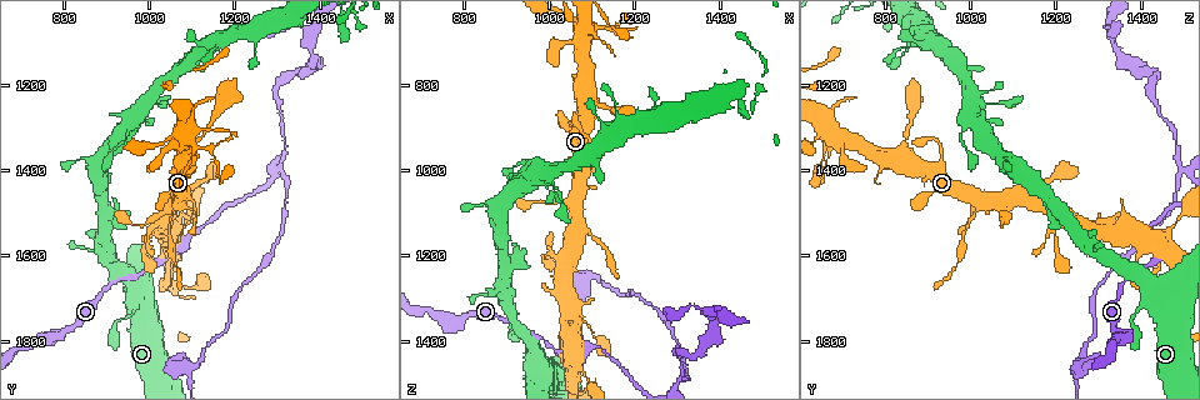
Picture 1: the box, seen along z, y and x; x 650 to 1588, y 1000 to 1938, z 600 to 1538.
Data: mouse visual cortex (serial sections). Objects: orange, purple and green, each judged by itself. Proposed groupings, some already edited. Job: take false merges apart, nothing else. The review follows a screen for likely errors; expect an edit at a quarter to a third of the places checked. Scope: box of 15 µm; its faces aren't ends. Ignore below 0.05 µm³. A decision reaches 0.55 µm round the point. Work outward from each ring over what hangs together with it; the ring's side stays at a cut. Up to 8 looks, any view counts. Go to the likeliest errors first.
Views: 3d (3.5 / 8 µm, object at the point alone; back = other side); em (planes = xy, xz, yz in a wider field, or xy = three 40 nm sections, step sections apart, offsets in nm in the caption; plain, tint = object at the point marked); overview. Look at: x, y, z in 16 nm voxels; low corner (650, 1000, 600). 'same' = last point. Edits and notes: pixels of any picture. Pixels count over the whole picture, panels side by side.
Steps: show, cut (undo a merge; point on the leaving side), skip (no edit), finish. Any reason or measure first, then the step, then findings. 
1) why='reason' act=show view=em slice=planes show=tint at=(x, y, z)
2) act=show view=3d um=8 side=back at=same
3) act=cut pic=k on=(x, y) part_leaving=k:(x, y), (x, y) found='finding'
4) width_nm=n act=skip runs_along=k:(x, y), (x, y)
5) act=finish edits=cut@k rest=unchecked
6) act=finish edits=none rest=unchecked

why='a narrow waist' act=show view=3d um=8 at=(1045, 1520, 995)

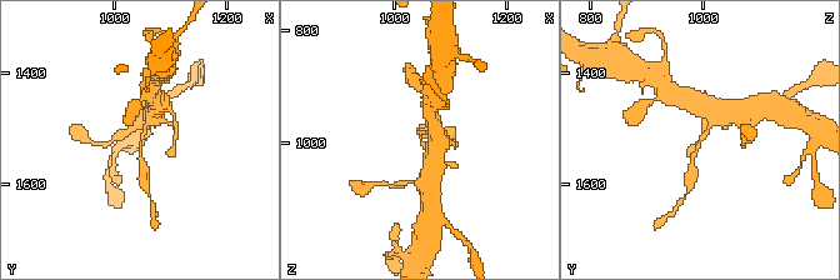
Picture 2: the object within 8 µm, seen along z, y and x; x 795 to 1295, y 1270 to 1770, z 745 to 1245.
arm_widths_nm=200,250 act=show view=em slice=xy step=3 show=tint at=(1045, 1525, 995)

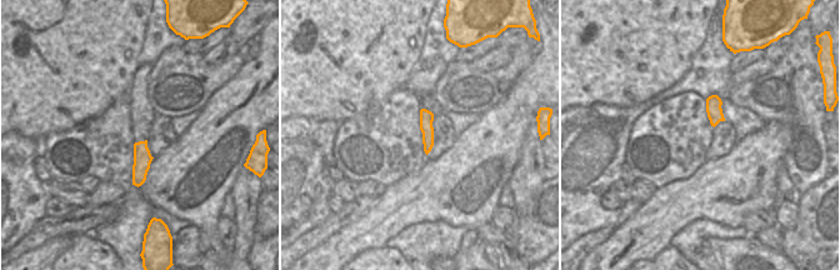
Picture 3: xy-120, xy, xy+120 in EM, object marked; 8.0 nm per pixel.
act=cut pic=2 on=(420, 130) part_leaving=2:(143, 135), (139, 156), (144, 185) found='two cells meet here'

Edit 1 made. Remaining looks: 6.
why='four-way junction' act=show view=3d um=3.5 at=(1305, 1395, 1500)

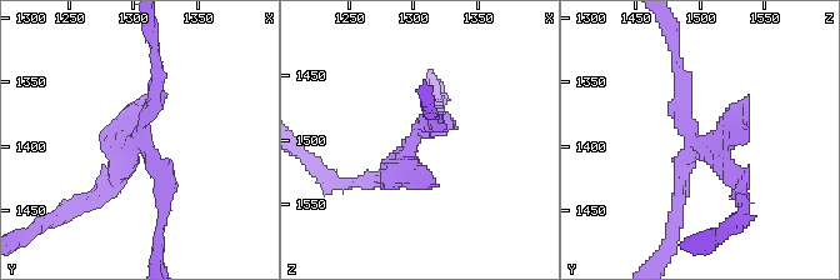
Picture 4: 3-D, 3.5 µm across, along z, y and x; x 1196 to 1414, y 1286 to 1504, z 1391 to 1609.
arms=4 arm_widths_nm=150,200,200,300 why='now the EM' act=show view=em slice=planes show=tint at=(1306, 1400, 1496)

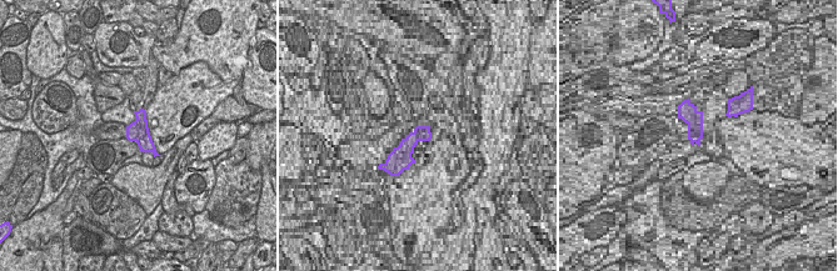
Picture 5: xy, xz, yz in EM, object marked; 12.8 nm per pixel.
width_nm=280 act=cut pic=4 on=(169, 178) part_leaving=4:(140, 131), (155, 104), (151, 35) found='a second cell is stuck on'

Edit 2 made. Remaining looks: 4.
why='see it whole again' act=show view=overview

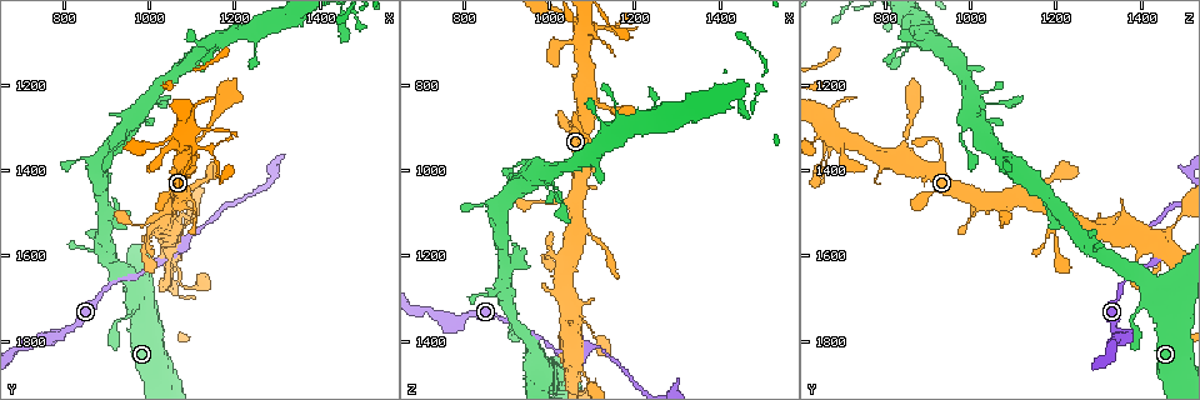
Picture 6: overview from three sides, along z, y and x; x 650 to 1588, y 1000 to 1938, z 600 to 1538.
why='a narrow waist' act=show view=em slice=xy step=5 show=tint at=(1055, 1555, 1460)

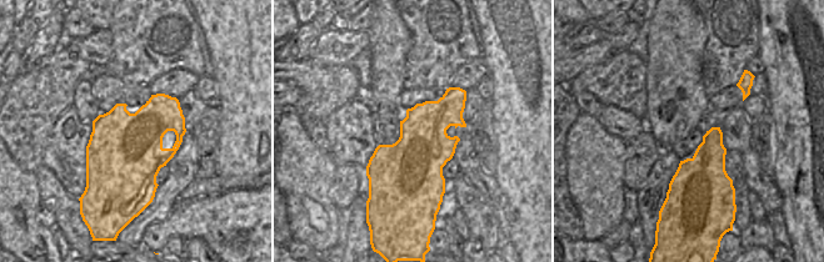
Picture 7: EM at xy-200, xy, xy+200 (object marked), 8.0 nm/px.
why='see where the arms go' act=show view=3d um=3.5 at=same

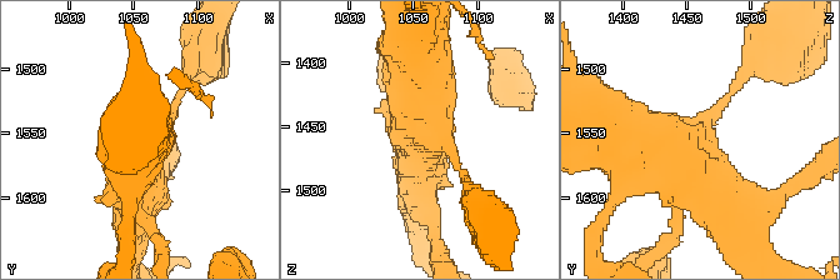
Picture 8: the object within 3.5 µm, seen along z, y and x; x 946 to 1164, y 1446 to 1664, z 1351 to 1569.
arms=4 arm_widths_nm=150,150,500,500 act=skip runs_along=8:(611, 115), (660, 134), (740, 218) found='all the same cell'

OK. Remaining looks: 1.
act=finish edits=cut@2,cut@4 rest=unchecked

